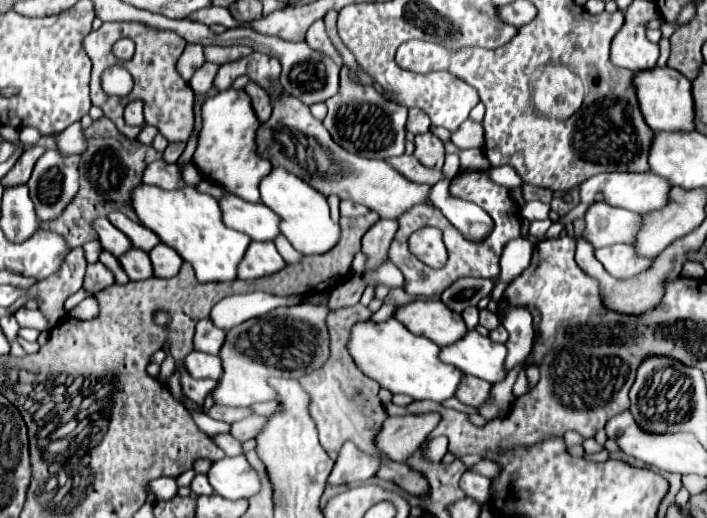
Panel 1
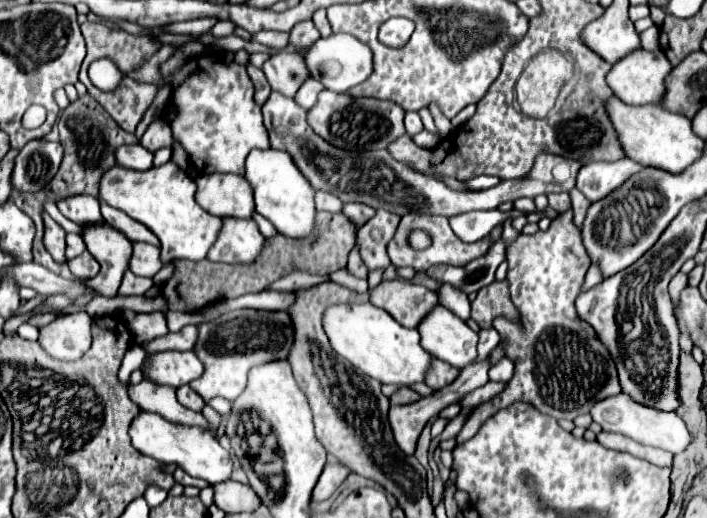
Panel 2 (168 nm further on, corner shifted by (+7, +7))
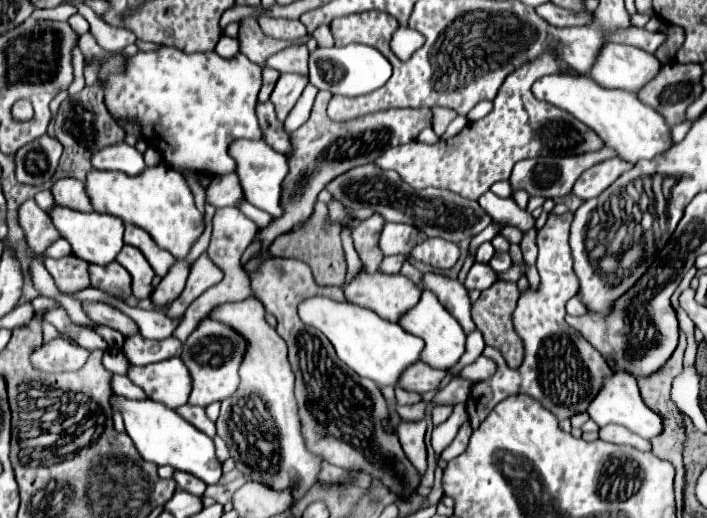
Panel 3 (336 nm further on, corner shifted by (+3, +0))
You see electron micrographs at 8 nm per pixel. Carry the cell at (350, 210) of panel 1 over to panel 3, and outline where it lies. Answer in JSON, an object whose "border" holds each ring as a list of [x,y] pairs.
{"border":[[[372,215],[364,221],[360,221],[352,231],[354,247],[356,247],[356,251],[364,263],[364,269],[368,273],[376,273],[378,265],[382,261],[382,255],[378,251],[378,235],[380,235],[382,225],[384,225],[384,217]]]}

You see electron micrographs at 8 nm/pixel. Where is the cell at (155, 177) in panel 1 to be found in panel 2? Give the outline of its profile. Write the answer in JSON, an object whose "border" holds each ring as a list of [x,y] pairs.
{"border":[[[142,144],[116,148],[116,164],[132,170],[148,170],[152,168],[152,152],[146,150]]]}

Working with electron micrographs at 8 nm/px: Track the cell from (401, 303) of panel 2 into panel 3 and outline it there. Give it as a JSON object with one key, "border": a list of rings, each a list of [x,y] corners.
{"border":[[[362,271],[346,289],[350,303],[372,309],[386,321],[398,323],[418,301],[422,291],[404,275],[368,275]]]}

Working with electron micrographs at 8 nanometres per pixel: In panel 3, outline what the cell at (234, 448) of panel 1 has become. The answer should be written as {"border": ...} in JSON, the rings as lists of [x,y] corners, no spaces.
{"border":[[[116,375],[116,379],[112,379],[112,391],[122,395],[122,397],[136,399],[136,401],[148,399],[148,395],[140,387],[136,387],[128,377],[122,377],[122,375]]]}

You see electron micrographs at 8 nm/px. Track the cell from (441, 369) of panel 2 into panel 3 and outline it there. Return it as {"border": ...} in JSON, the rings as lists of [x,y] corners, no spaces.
{"border":[[[416,363],[408,367],[408,371],[404,371],[404,379],[400,379],[400,387],[422,395],[428,391],[436,391],[444,377],[446,377],[444,369],[434,369],[426,363]]]}

